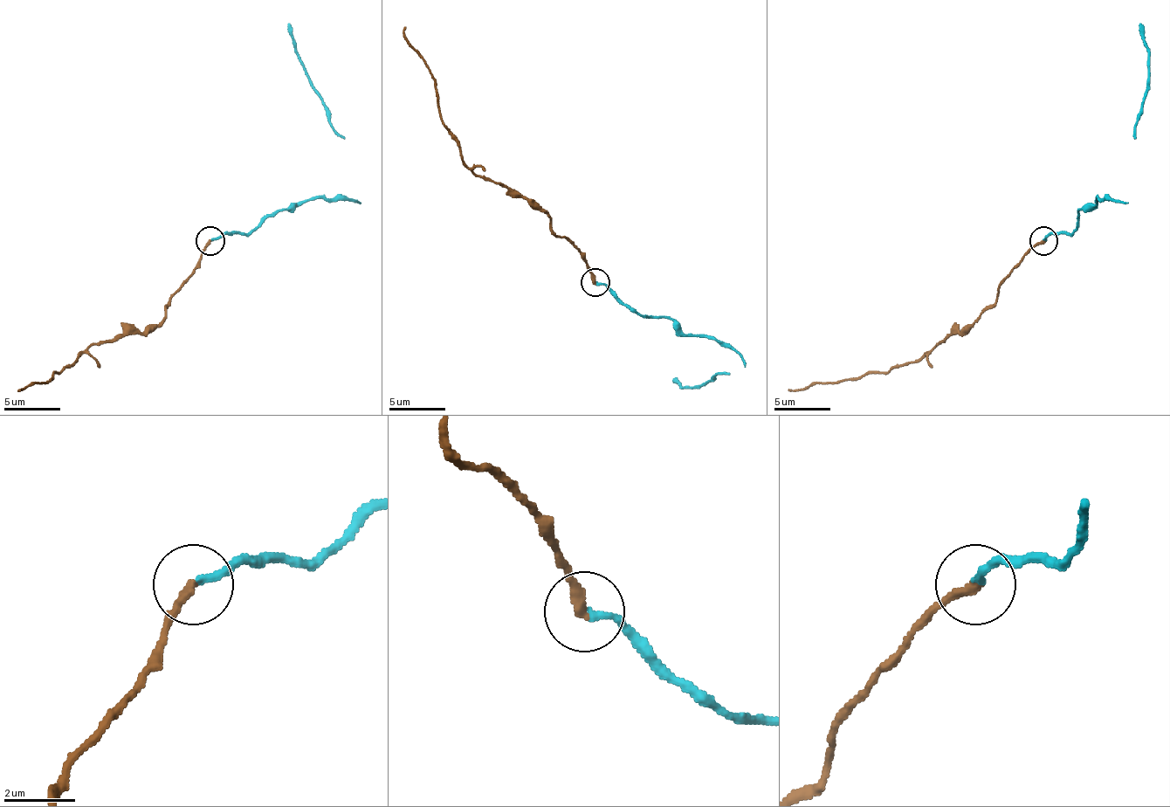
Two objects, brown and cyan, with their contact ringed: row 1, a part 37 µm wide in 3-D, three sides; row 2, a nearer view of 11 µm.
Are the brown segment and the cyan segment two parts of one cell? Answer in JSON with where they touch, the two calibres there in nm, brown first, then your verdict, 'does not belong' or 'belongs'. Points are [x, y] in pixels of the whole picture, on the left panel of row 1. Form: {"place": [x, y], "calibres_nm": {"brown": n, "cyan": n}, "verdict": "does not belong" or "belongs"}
{"place": [209, 241], "calibres_nm": {"brown": 280, "cyan": 200}, "verdict": "does not belong"}

